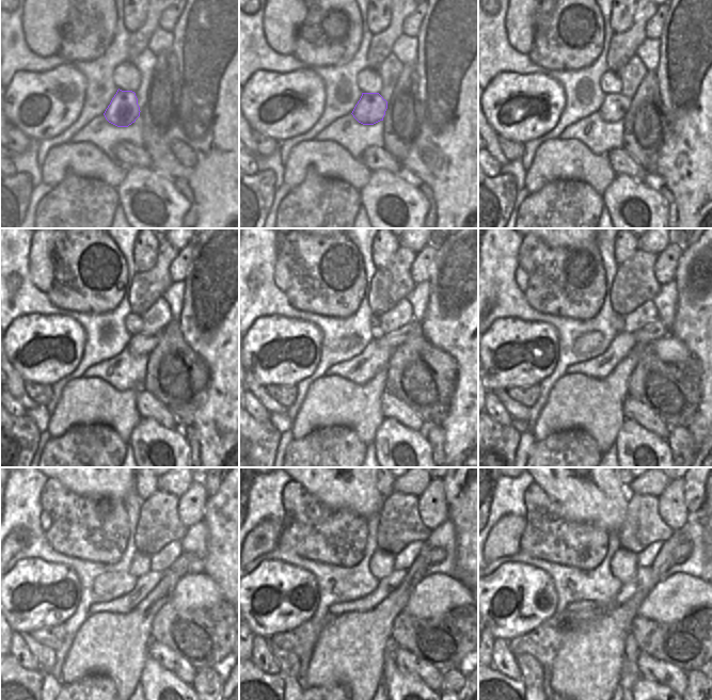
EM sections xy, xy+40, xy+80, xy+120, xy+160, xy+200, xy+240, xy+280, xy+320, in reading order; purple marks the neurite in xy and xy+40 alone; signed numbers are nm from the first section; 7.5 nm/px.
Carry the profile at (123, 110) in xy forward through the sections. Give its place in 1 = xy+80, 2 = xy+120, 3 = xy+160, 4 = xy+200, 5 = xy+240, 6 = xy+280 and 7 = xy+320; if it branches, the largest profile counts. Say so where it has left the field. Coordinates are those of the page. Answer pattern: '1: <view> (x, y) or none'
1: xy+80 (614, 108)
2: xy+120 (139, 344)
3: xy+160 (412, 330)
4: xy+200 (655, 330)
5: xy+240 (180, 567)
6: xy+280 (436, 555)
7: xy+320 (682, 552)

